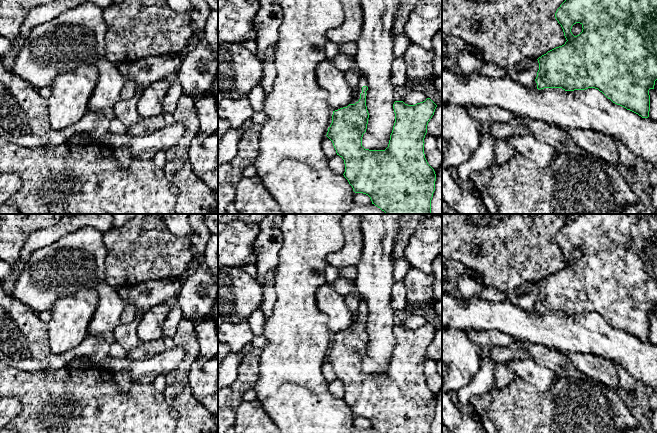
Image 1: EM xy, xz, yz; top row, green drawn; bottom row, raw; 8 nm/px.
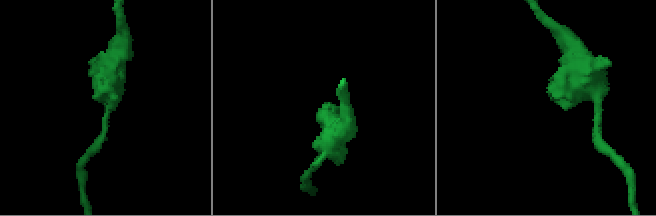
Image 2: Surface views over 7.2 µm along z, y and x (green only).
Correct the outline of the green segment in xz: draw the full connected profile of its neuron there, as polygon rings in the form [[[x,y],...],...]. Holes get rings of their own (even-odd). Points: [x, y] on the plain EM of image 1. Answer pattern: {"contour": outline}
{"contour": [[[361,299],[350,328],[333,335],[332,347],[326,359],[332,365],[337,379],[344,384],[344,401],[355,417],[368,419],[372,428],[380,433],[431,433],[436,398],[425,382],[424,362],[437,329],[430,322],[415,329],[395,325],[395,347],[388,371],[385,374],[369,374],[362,370],[369,342],[367,316],[368,305]]]}

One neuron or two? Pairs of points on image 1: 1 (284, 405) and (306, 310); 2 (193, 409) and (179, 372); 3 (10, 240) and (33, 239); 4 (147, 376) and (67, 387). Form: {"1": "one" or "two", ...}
{"1": "one", "2": "one", "3": "two", "4": "two"}

